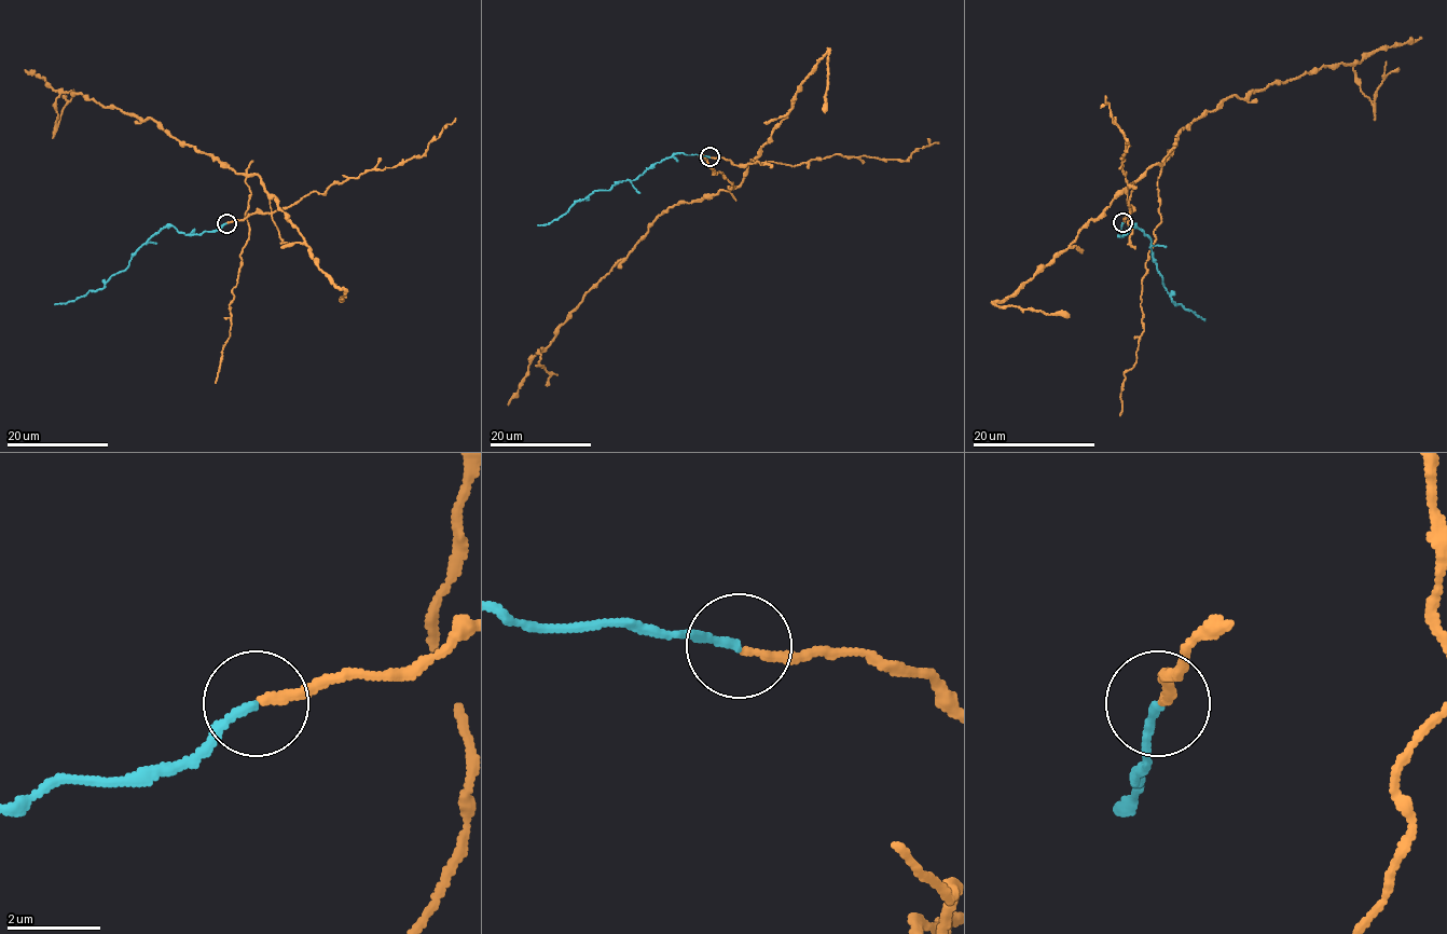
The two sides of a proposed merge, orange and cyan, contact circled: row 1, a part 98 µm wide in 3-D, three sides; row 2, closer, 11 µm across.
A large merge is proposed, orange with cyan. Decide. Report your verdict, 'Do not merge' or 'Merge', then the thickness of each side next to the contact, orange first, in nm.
Do not merge. Thickness 200 nm (orange) against 170 nm

